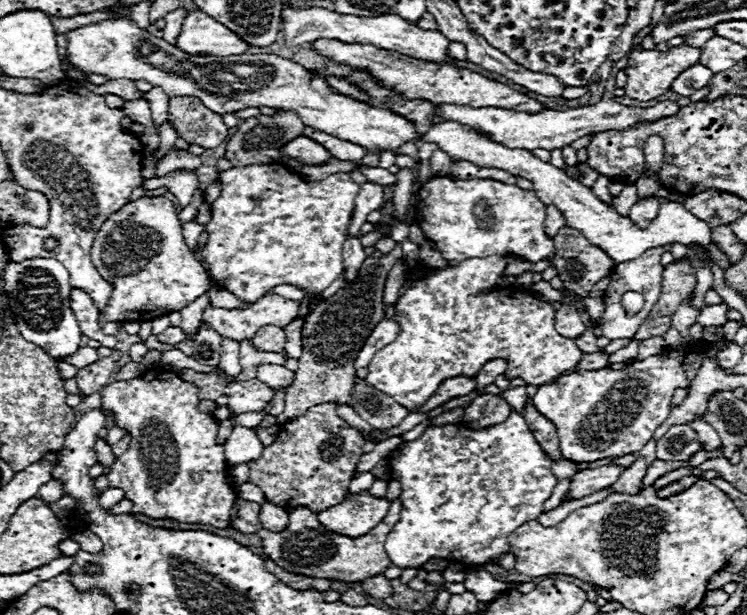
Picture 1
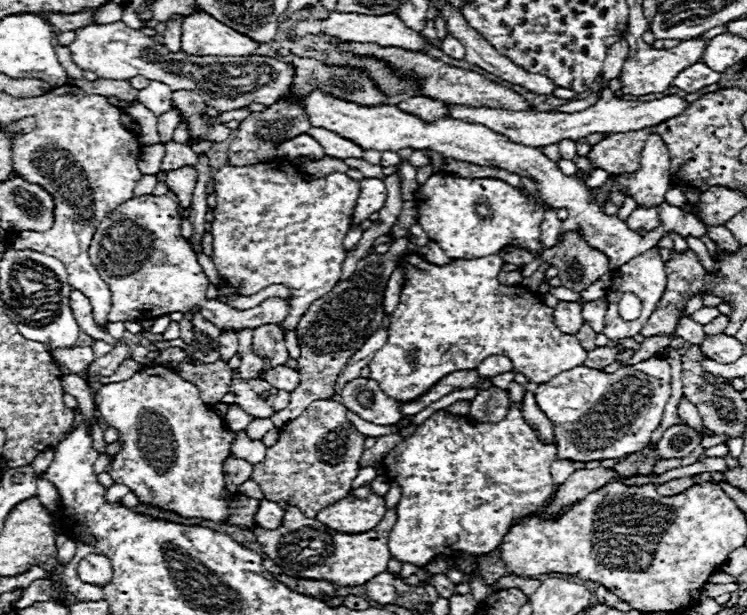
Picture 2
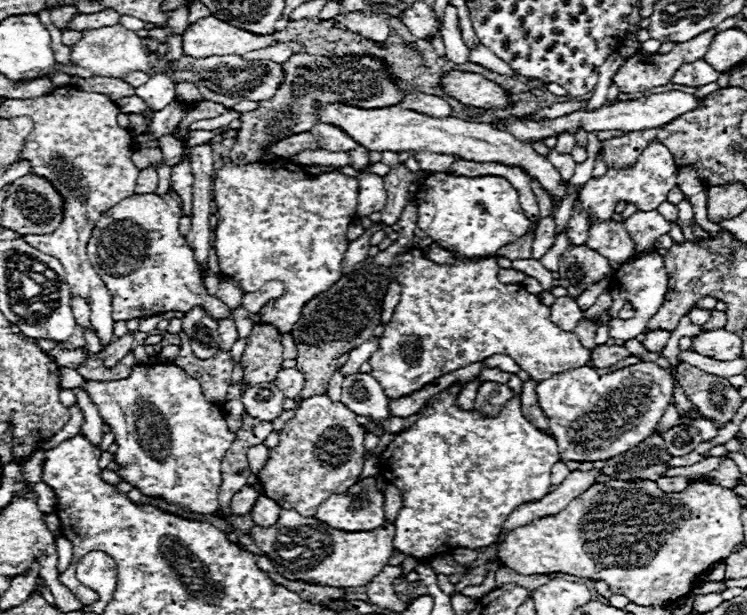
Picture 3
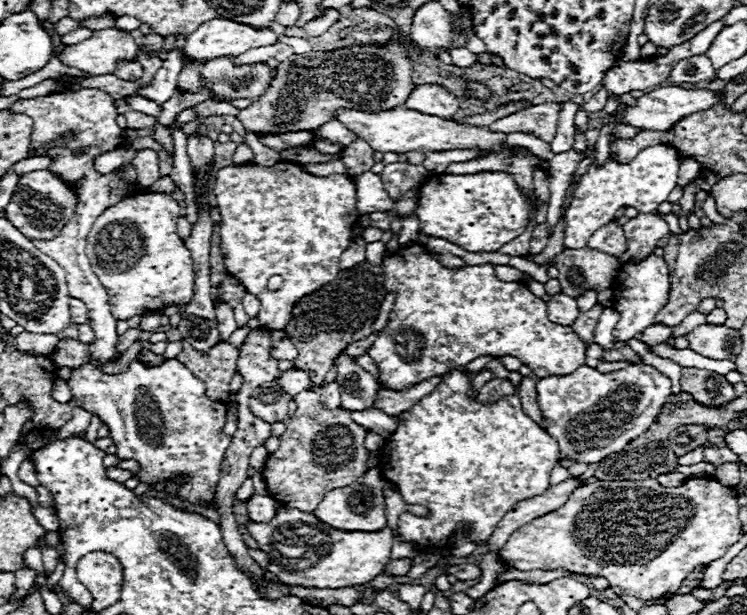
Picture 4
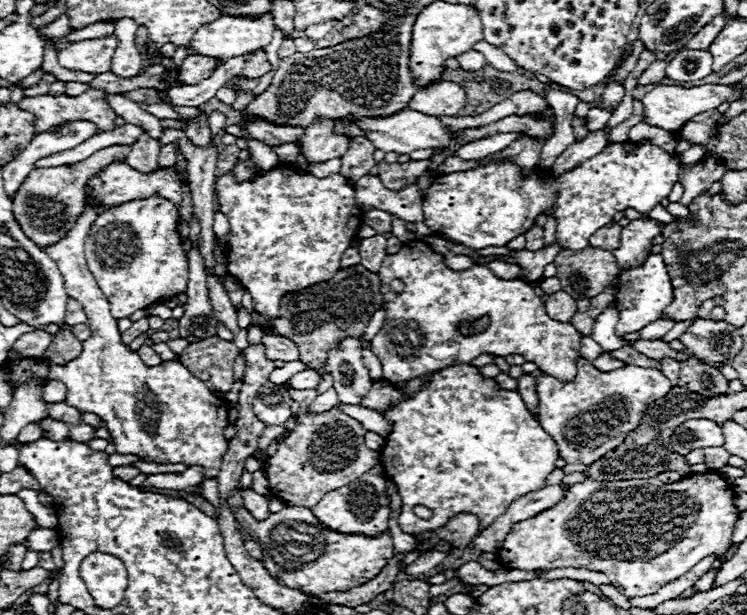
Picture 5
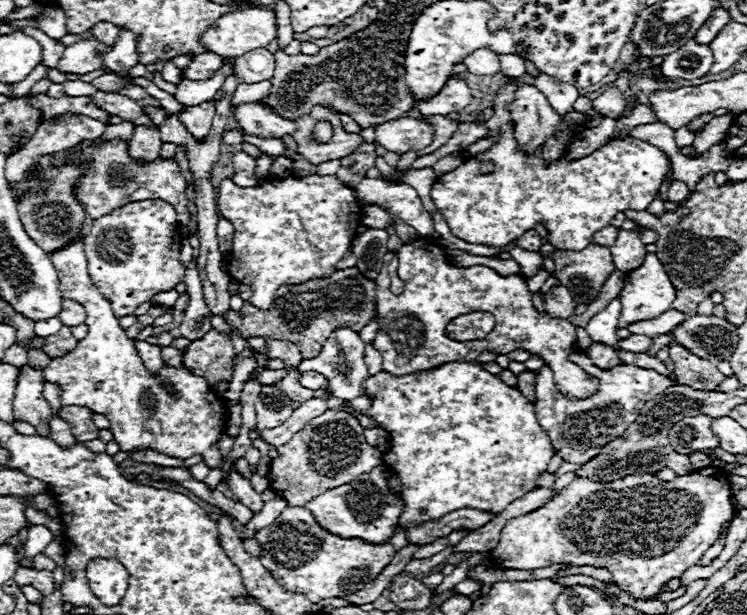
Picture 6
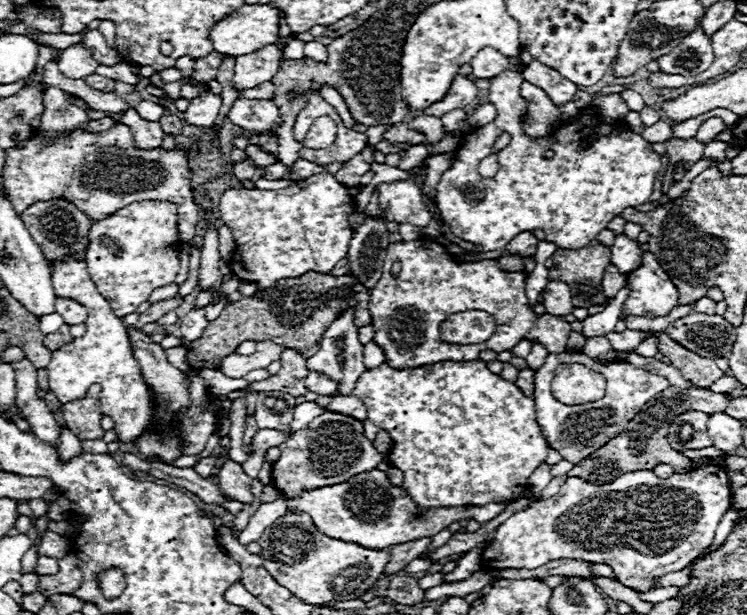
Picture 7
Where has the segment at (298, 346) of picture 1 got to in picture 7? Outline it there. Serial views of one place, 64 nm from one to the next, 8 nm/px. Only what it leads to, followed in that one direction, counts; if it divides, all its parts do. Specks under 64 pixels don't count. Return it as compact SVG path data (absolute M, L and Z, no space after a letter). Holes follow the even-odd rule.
M284 348L280 362L282 362L282 368L280 368L280 372L276 376L270 376L270 378L260 380L260 382L252 382L252 384L248 384L248 388L254 390L254 392L280 390L280 392L288 392L292 396L304 394L306 388L304 388L302 380L308 374L308 370L306 370L306 358L300 356L292 348Z

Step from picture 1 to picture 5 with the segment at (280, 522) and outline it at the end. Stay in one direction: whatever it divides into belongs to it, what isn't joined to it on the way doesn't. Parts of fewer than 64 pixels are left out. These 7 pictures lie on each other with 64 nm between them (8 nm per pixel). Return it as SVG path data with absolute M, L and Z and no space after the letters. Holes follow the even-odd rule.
M238 488L242 500L244 500L244 508L256 518L256 520L266 520L270 514L268 514L268 500L254 492L252 488Z

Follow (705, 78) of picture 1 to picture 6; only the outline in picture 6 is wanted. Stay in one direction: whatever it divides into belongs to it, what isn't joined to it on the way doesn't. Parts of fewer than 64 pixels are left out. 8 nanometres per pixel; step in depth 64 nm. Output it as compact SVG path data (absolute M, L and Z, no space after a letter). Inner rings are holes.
M694 38L688 40L680 50L664 56L660 70L668 78L682 78L682 80L694 80L702 78L714 62L710 46L696 44Z

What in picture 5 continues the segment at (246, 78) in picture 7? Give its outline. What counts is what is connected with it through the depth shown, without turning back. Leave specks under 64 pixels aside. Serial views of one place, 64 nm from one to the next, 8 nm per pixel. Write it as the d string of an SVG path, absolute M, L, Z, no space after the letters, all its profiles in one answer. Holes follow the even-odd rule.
M258 50L258 52L246 56L246 64L242 68L242 76L246 76L246 78L258 78L258 76L268 74L270 70L272 70L272 66L270 66L270 62L266 58L266 52Z

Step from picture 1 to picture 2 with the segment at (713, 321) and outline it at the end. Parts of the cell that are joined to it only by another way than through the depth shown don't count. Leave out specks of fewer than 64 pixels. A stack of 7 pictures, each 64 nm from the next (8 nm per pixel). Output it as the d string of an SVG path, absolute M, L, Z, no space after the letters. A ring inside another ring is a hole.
M714 306L714 308L700 308L698 312L694 312L692 314L692 318L694 318L694 322L698 322L698 324L708 324L708 322L712 322L716 316L718 316L720 312L718 312L718 308Z

